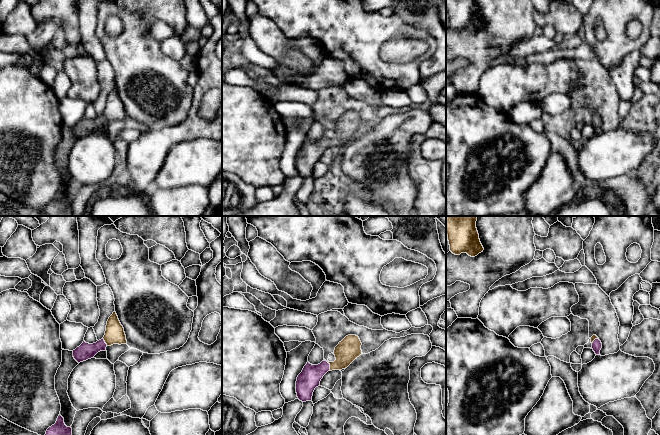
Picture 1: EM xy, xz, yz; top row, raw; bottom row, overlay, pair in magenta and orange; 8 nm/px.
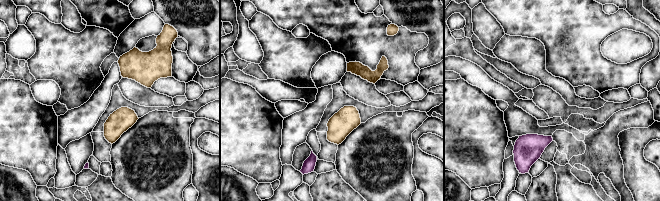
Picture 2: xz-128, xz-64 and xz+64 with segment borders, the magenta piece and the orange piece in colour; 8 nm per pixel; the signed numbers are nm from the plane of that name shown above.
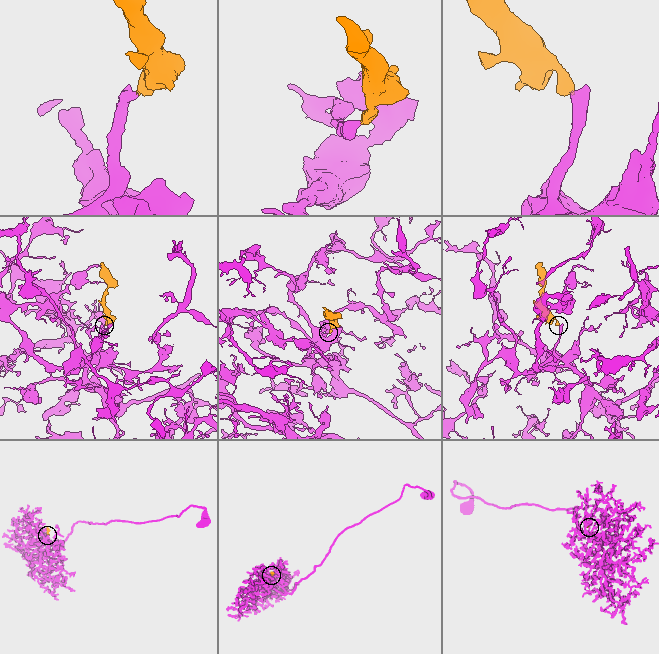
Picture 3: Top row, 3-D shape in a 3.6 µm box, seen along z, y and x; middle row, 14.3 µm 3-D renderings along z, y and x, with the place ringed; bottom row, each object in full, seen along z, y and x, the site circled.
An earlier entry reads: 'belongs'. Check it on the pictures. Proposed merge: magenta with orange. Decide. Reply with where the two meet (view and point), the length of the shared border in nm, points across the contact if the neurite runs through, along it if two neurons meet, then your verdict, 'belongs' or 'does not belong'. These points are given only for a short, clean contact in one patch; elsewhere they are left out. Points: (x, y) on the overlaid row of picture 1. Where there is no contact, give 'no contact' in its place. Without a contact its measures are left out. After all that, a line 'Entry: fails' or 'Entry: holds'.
xz (329, 366) | 90 nm | across xz (311, 375), (329, 366), (347, 350) | belongs
Entry: holds

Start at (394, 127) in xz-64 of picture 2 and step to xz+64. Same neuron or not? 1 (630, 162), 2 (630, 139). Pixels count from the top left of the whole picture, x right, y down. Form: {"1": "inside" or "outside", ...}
{"1": "outside", "2": "outside"}

